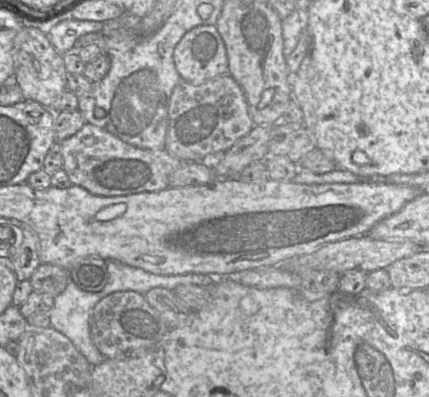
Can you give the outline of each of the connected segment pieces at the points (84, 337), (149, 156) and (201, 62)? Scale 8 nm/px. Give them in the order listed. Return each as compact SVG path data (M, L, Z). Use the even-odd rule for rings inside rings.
M69 282L65 290L54 297L54 305L49 313L51 327L66 336L93 366L106 360L90 334L91 312L104 297L106 294L87 292Z
M85 123L76 134L62 141L60 145L63 170L72 185L104 197L164 190L170 187L171 174L183 163L187 163L171 155L165 148L141 149L89 123Z
M200 25L188 31L173 52L181 80L200 85L228 74L224 41L215 25Z

